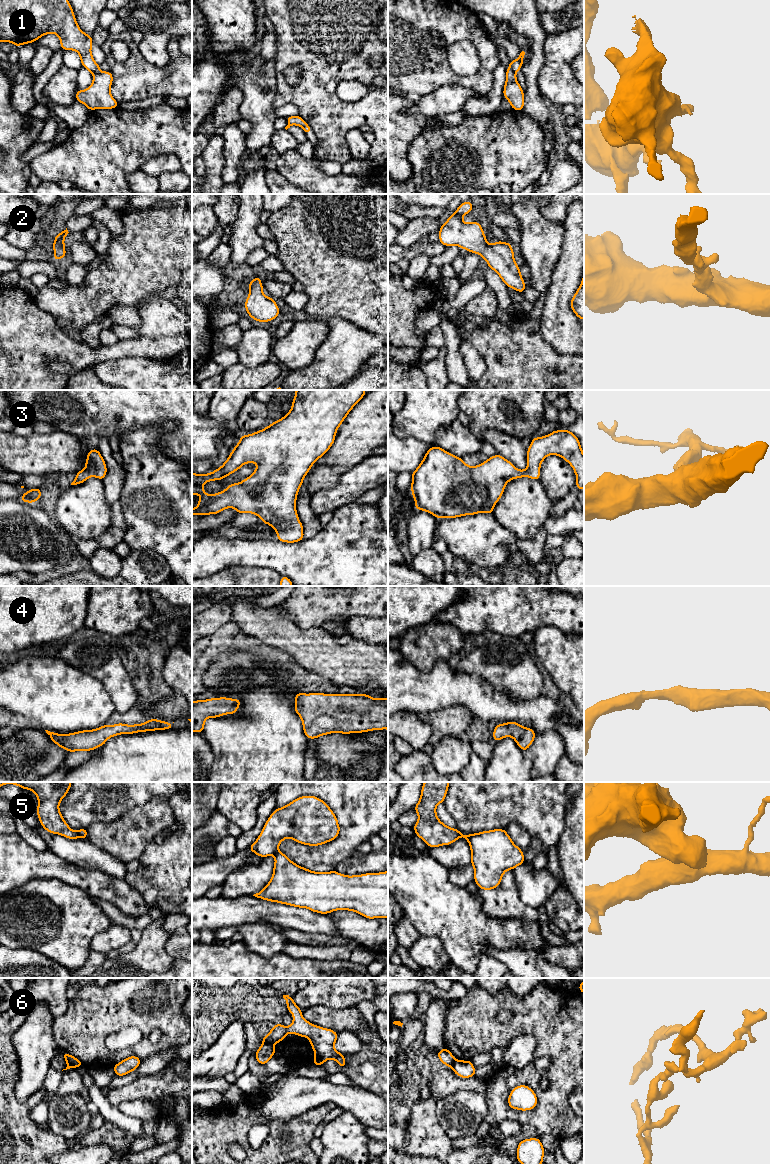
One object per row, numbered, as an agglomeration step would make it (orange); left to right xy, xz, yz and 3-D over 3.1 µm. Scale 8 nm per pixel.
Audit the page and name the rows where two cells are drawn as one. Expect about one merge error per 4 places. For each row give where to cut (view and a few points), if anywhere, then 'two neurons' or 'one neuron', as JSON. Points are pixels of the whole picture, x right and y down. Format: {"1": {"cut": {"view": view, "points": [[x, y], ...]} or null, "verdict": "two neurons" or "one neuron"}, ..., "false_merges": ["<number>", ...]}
{"1": {"cut": {"view": "yz", "points": [[509, 66], [515, 73]]}, "verdict": "two neurons"}, "2": {"cut": null, "verdict": "one neuron"}, "3": {"cut": null, "verdict": "one neuron"}, "4": {"cut": null, "verdict": "one neuron"}, "5": {"cut": {"view": "yz", "points": [[455, 829], [460, 836]]}, "verdict": "two neurons"}, "6": {"cut": {"view": "xz", "points": [[263, 1041], [272, 1045]]}, "verdict": "two neurons"}, "false_merges": ["1", "5", "6"]}

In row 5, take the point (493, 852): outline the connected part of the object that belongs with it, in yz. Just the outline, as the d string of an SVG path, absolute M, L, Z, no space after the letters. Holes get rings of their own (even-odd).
M505 829L469 835L456 830L470 845L474 881L480 889L497 888L507 870L513 870L524 863L523 851L513 843Z

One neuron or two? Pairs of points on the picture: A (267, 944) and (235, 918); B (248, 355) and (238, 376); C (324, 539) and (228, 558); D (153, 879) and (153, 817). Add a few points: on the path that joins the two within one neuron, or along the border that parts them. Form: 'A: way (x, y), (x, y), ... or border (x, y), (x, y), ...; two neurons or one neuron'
A: border (266, 921), (225, 925), (220, 928); two neurons
B: border (267, 360), (252, 367), (238, 363); two neurons
C: way (300, 554), (252, 554); one neuron
D: border (153, 839), (146, 845), (138, 858); two neurons

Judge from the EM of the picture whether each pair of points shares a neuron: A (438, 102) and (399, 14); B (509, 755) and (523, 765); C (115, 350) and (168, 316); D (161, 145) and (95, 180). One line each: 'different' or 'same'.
A: different
B: same
C: different
D: same

